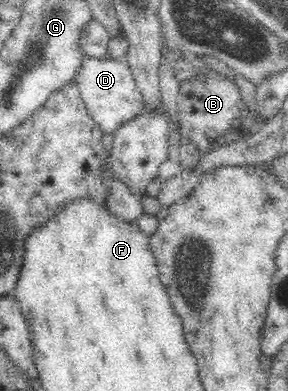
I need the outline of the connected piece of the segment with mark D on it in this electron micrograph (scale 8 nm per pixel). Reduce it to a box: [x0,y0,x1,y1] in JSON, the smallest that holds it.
[74,57,144,135]

